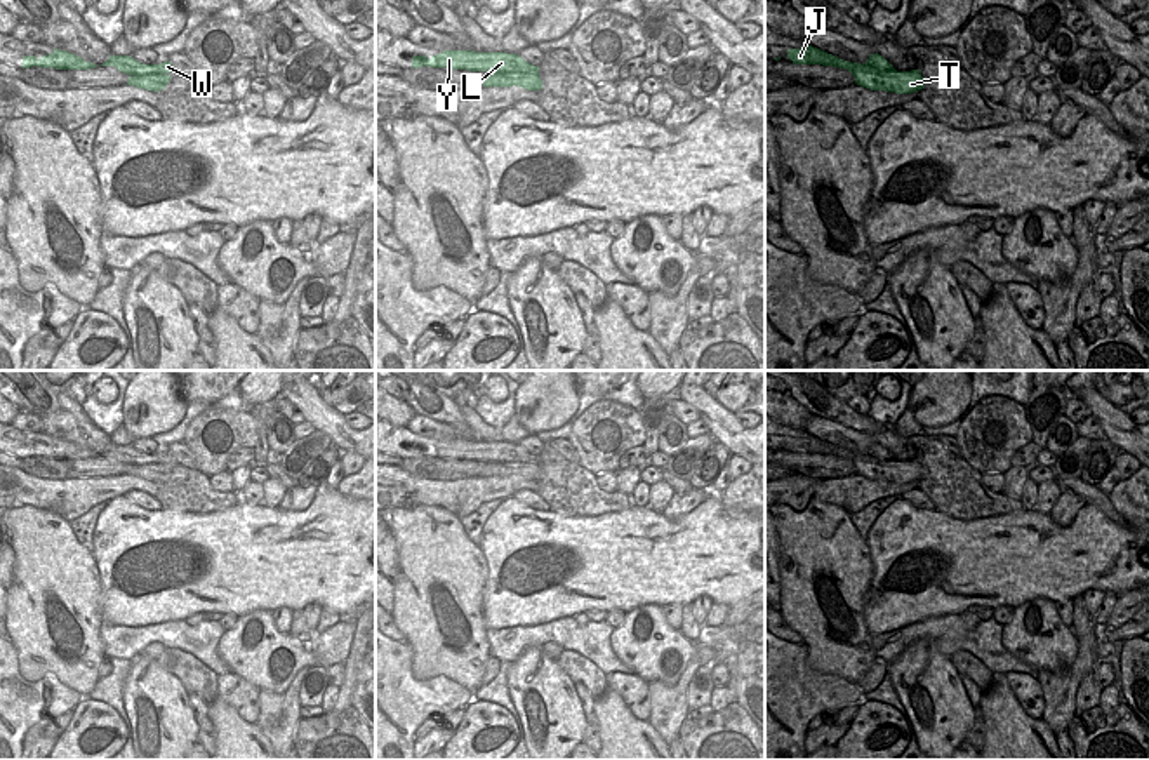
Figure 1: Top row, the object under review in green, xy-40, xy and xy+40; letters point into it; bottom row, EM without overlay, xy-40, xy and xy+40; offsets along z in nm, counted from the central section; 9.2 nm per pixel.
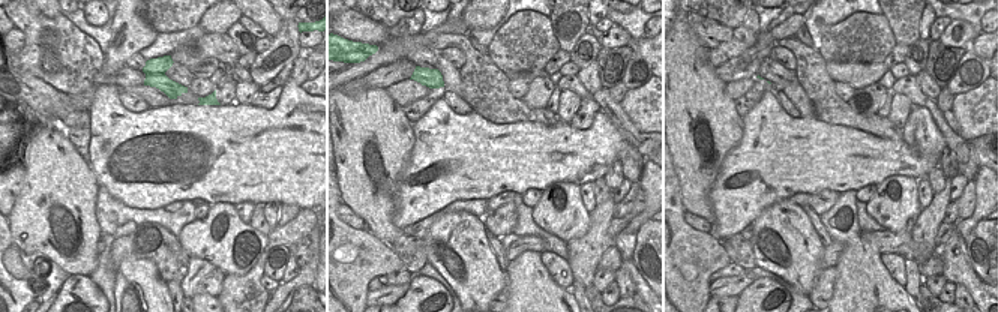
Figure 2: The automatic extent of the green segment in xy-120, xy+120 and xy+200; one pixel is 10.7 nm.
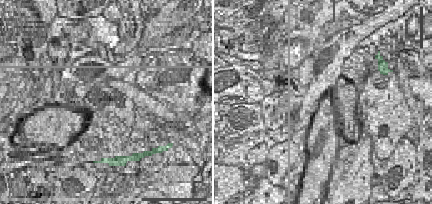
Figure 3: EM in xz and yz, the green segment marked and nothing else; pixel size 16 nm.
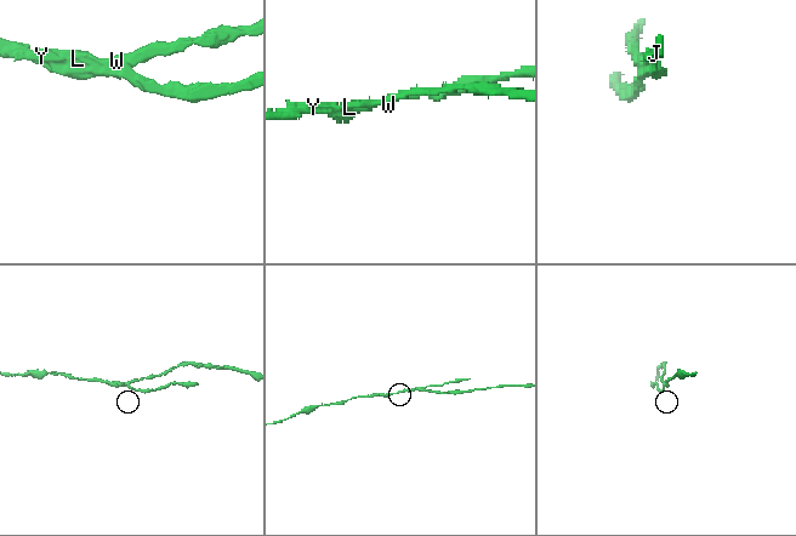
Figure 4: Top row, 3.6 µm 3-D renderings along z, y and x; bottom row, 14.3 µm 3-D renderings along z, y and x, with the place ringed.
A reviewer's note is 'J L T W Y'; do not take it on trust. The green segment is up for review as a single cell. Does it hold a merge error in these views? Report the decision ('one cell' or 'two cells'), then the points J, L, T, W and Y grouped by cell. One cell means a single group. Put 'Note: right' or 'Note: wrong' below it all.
two cells | J T / L W Y
Note: wrong

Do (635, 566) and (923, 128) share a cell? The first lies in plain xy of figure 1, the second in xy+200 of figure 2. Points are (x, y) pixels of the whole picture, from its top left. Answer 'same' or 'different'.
same

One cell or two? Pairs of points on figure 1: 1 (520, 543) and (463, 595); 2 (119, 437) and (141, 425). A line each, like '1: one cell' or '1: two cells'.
1: two cells
2: two cells

